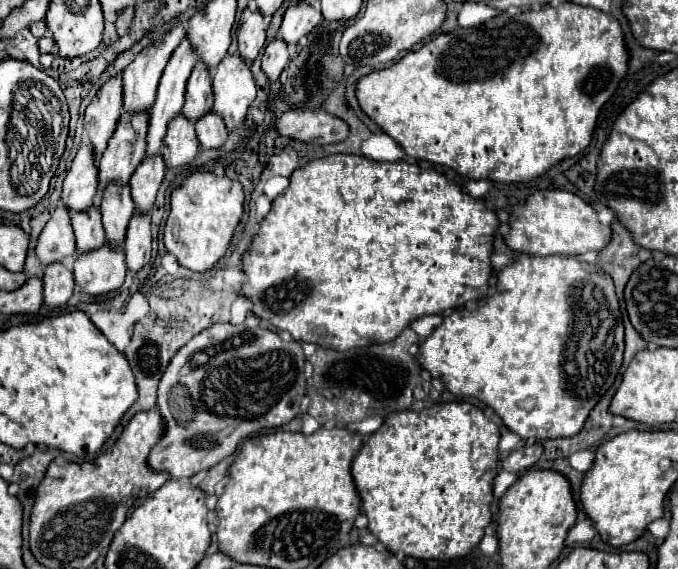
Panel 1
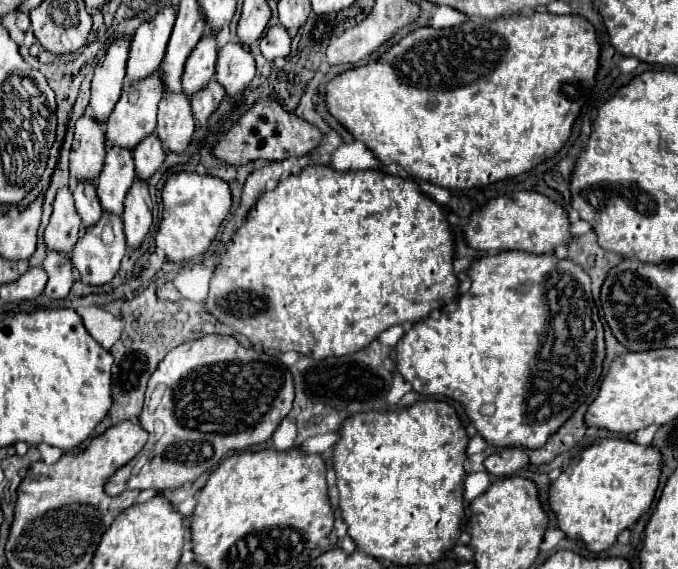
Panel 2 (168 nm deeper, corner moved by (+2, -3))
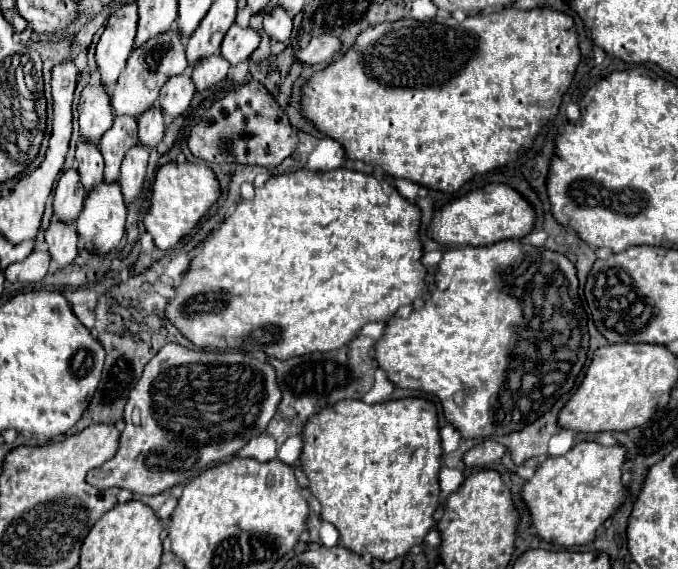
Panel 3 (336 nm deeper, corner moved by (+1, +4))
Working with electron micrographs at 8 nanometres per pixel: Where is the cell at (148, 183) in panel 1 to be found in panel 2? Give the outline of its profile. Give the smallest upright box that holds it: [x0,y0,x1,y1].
[133,133,165,181]

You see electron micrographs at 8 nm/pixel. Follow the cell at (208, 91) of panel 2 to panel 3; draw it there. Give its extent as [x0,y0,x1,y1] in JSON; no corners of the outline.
[192,54,230,92]

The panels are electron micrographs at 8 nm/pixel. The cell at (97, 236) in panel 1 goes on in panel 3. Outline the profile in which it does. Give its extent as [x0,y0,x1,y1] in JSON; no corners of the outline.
[76,140,104,192]

